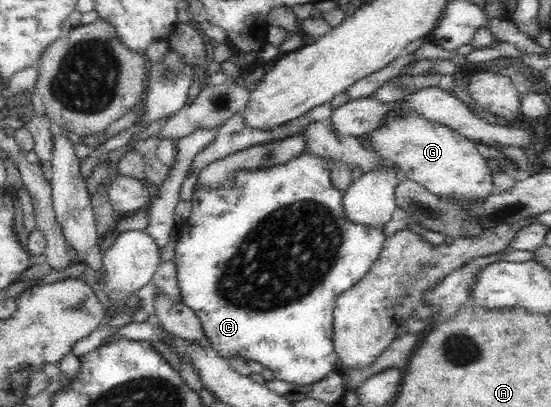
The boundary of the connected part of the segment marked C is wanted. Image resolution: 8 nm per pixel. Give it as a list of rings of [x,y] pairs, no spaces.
[[[303,151],[298,158],[288,160],[286,164],[276,164],[270,168],[256,168],[256,170],[238,170],[234,174],[236,184],[234,188],[202,188],[193,192],[192,210],[188,220],[178,226],[178,237],[173,258],[177,269],[177,281],[180,286],[181,303],[186,304],[200,317],[204,335],[210,339],[210,347],[216,350],[220,356],[242,357],[242,359],[255,360],[264,368],[272,370],[276,379],[288,381],[296,385],[312,384],[322,380],[329,372],[340,369],[338,355],[334,350],[334,306],[336,300],[344,292],[353,288],[356,282],[374,266],[378,260],[382,246],[386,242],[384,235],[385,226],[363,226],[348,220],[342,198],[345,192],[341,192],[332,185],[331,170],[328,161]]]

